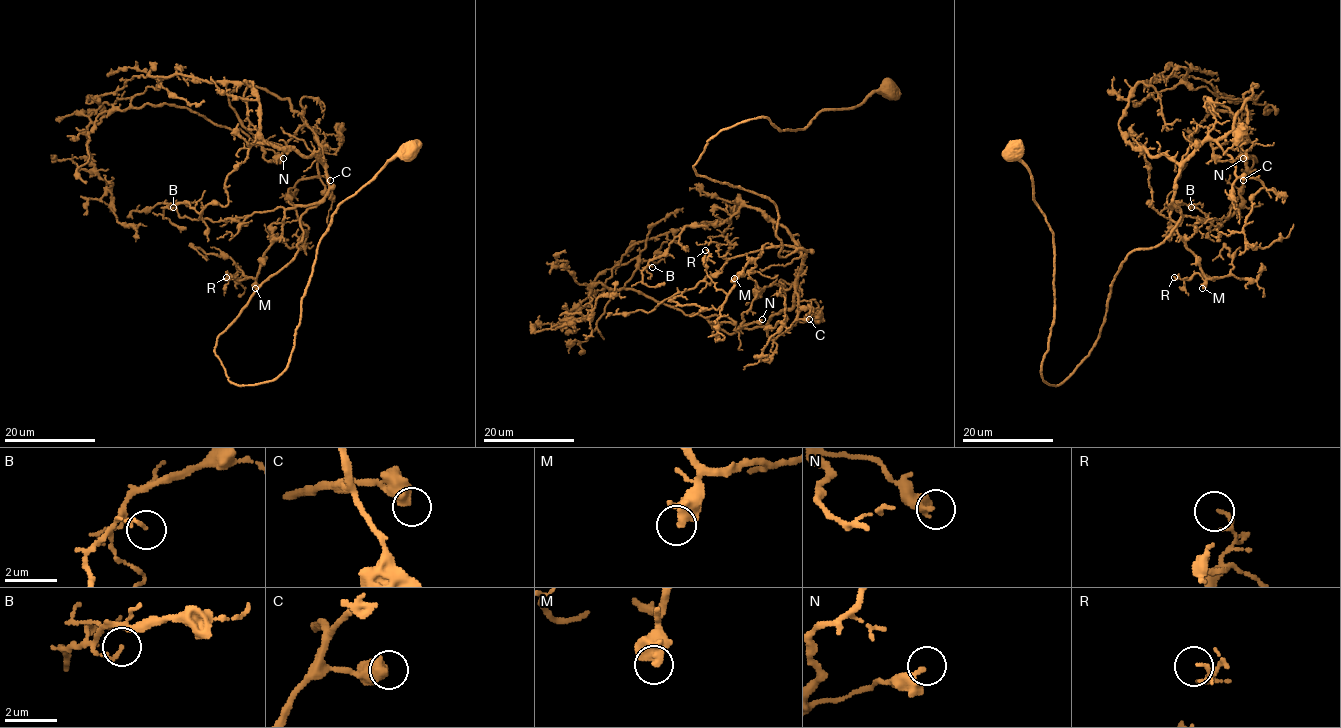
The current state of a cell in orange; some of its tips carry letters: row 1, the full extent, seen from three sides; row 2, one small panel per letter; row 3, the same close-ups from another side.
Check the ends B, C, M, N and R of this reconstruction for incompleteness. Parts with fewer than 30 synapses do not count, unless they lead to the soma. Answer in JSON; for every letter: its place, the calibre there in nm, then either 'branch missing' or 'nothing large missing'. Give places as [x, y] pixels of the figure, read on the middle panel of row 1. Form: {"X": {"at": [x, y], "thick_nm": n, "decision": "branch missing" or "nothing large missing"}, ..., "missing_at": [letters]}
{"B": {"at": [652, 267], "thick_nm": 140, "decision": "nothing large missing"}, "C": {"at": [809, 319], "thick_nm": 550, "decision": "nothing large missing"}, "M": {"at": [734, 278], "thick_nm": 550, "decision": "branch missing"}, "N": {"at": [762, 319], "thick_nm": 260, "decision": "nothing large missing"}, "R": {"at": [705, 250], "thick_nm": 80, "decision": "nothing large missing"}, "missing_at": ["M"]}

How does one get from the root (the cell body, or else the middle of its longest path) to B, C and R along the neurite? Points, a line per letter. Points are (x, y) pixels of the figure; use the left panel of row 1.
B: (414, 149), (339, 205), (260, 383), (216, 339), (298, 252), (325, 166), (254, 143), (226, 205), (173, 207)
C: (414, 149), (333, 214), (288, 366), (234, 384), (216, 339), (298, 252), (329, 188), (316, 140), (330, 180)
R: (414, 149), (333, 214), (272, 380), (232, 383), (216, 339), (317, 204), (284, 212), (256, 278), (226, 277)

